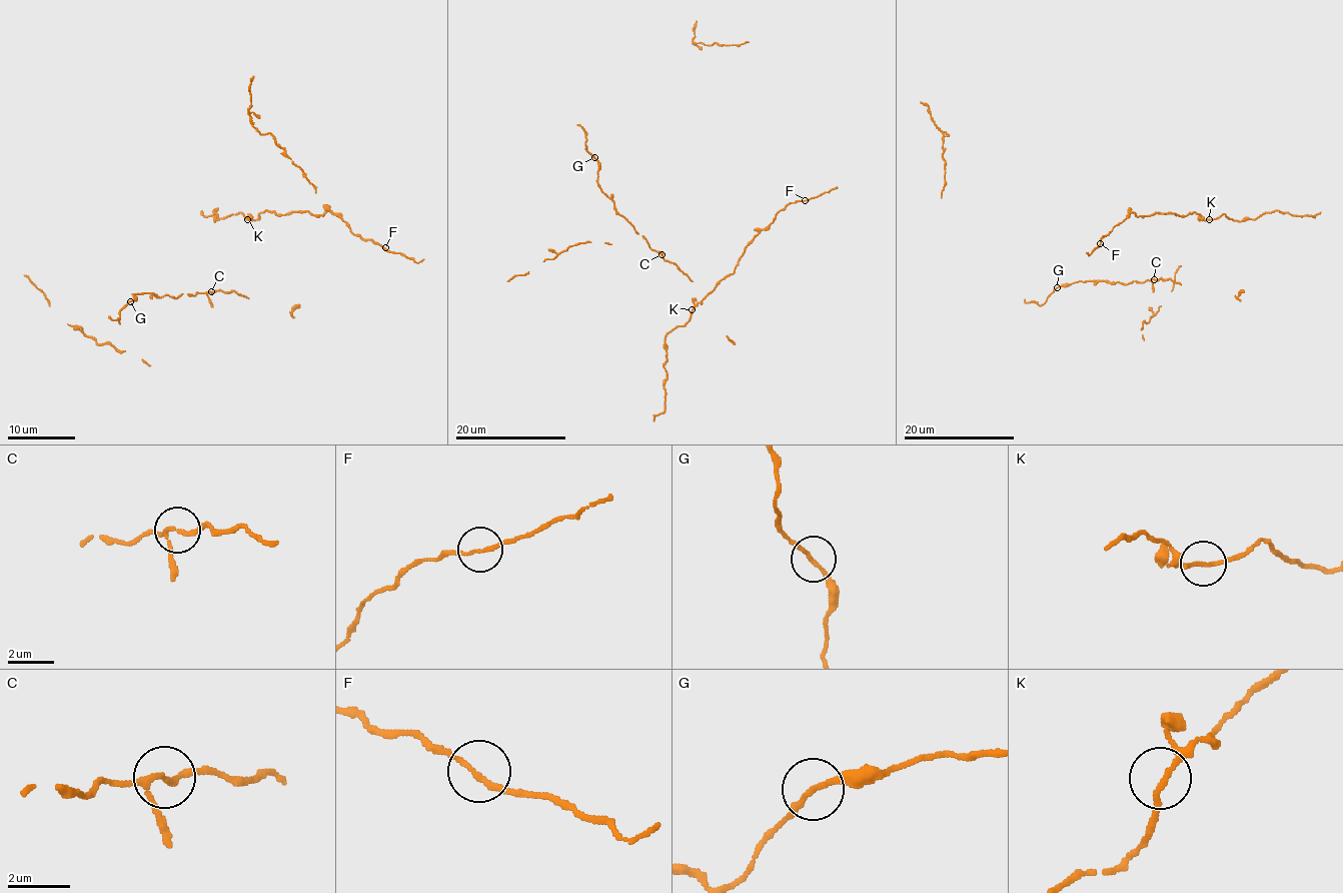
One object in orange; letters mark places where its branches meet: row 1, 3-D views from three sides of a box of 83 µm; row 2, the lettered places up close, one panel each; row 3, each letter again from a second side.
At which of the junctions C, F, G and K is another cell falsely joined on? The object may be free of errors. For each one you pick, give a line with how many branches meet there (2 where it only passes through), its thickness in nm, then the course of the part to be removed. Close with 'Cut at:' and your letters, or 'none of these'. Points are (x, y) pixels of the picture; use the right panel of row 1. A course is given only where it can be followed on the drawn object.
Cut at: none of these

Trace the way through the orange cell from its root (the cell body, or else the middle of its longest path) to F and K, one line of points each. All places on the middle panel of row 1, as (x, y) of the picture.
F: (735, 270), (748, 243), (773, 221), (780, 209), (805, 200)
K: (735, 270), (692, 309)

